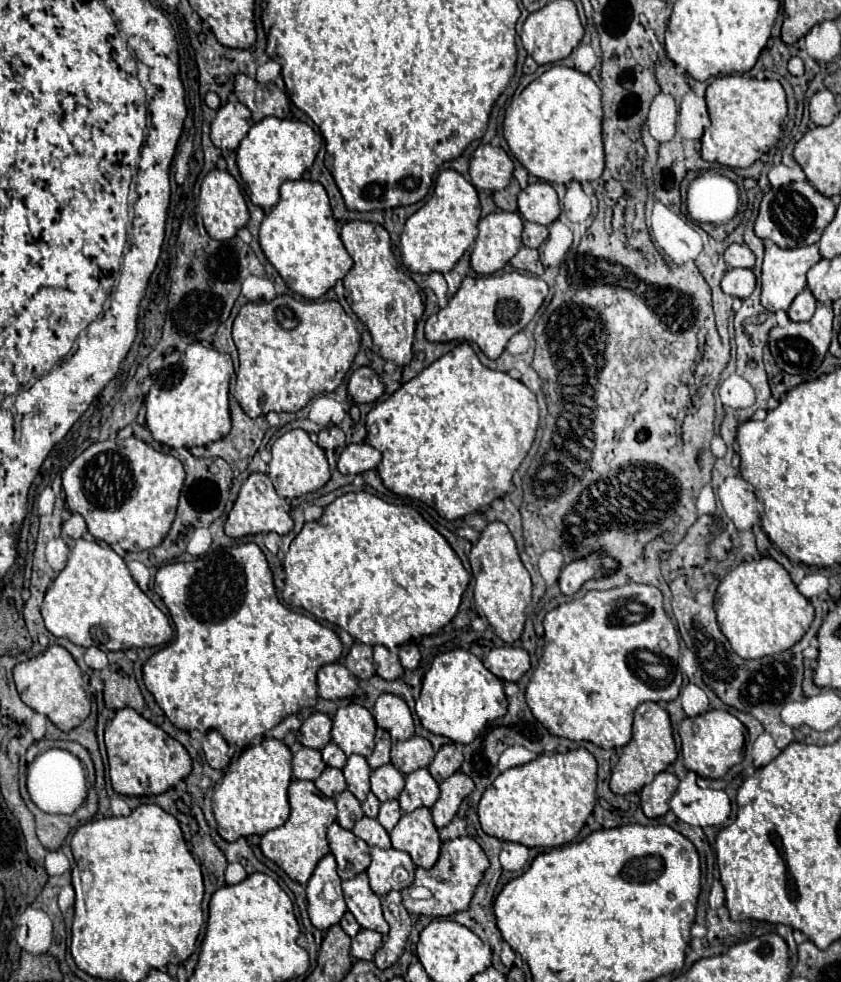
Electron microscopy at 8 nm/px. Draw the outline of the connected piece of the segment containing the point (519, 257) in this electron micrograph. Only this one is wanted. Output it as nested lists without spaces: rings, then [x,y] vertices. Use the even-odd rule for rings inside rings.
[[[527,246],[519,248],[519,252],[511,258],[511,266],[519,268],[519,270],[525,270],[525,272],[531,272],[531,274],[537,274],[537,276],[543,274],[543,266],[539,262],[537,250],[527,248]]]

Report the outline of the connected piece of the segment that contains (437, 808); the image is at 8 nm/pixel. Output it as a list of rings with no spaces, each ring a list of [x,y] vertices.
[[[455,772],[453,776],[449,776],[447,780],[443,780],[439,784],[441,788],[441,796],[439,800],[433,804],[431,814],[433,814],[433,822],[437,828],[445,828],[457,814],[459,804],[463,802],[465,796],[469,796],[475,788],[473,780],[469,776],[465,776],[463,772]]]

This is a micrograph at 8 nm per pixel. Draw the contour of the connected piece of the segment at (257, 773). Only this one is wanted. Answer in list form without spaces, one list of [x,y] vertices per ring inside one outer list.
[[[263,738],[257,744],[241,752],[239,758],[232,760],[225,768],[223,778],[213,788],[213,814],[219,824],[217,832],[223,840],[235,842],[239,838],[259,834],[279,828],[289,818],[287,788],[291,782],[291,752],[275,738]]]

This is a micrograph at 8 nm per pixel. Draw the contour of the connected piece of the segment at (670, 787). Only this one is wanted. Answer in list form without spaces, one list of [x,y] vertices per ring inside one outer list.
[[[659,772],[651,784],[641,788],[639,798],[641,798],[641,808],[647,818],[663,816],[669,810],[669,800],[671,800],[677,784],[679,784],[679,780],[675,774]]]

